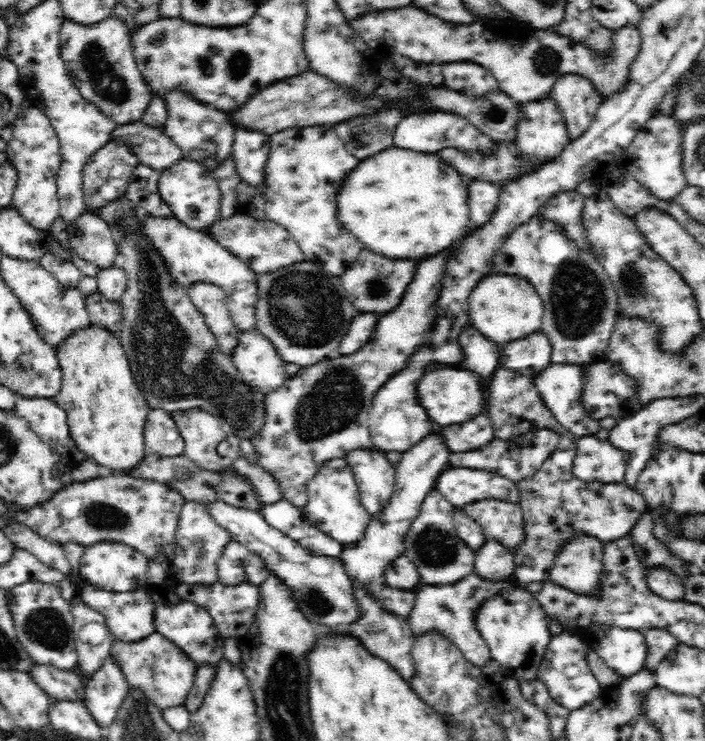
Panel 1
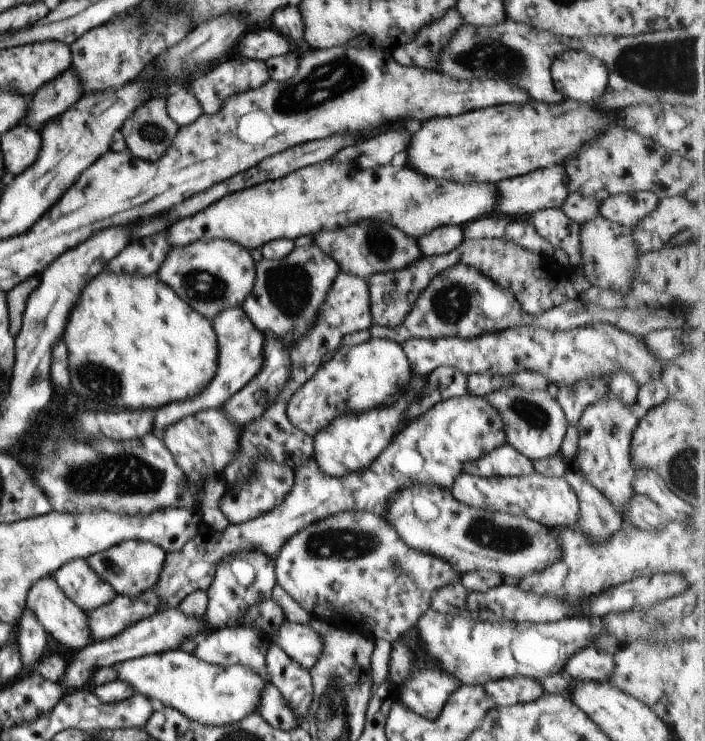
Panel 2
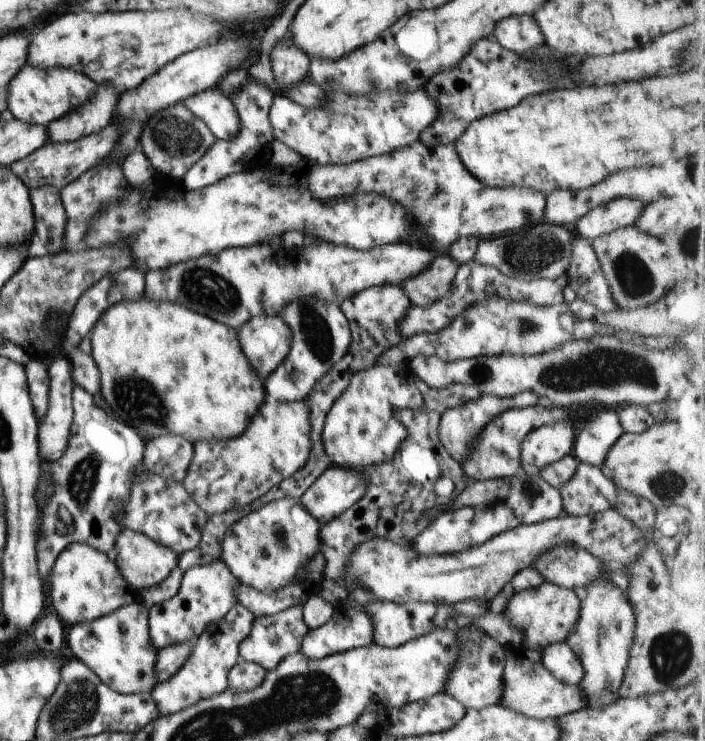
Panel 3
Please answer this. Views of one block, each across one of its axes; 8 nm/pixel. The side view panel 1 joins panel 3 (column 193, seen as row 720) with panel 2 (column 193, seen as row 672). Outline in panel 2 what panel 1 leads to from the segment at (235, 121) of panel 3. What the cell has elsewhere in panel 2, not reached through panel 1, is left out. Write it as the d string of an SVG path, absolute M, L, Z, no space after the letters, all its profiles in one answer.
M186 85L172 90L164 98L167 114L179 127L187 126L202 115L202 110L196 96Z

